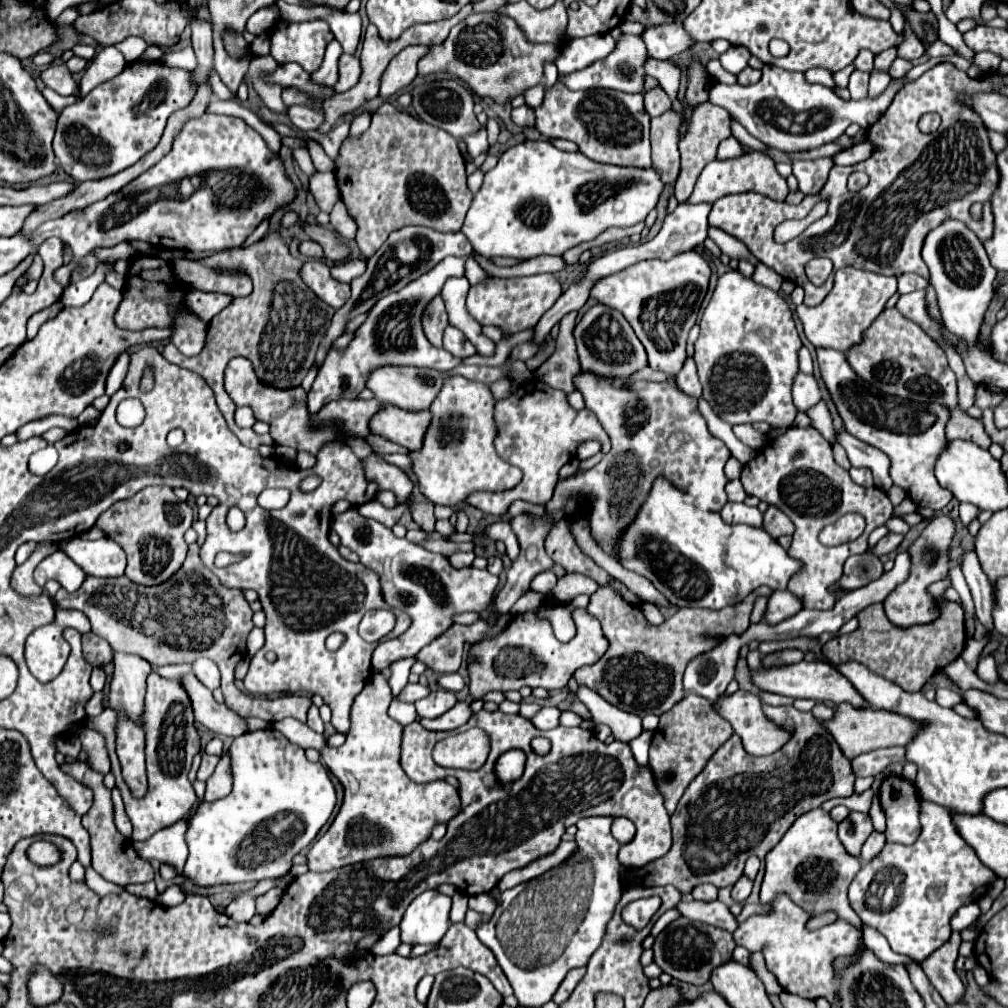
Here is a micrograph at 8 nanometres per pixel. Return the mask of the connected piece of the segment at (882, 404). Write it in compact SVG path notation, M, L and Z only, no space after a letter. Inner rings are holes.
M817 349L817 361L821 379L837 407L839 417L843 419L845 431L857 437L859 441L883 451L889 461L889 475L897 487L901 487L915 505L941 511L951 499L951 491L939 487L933 467L939 451L943 451L945 425L949 411L937 403L915 403L895 395L879 395L879 391L863 381L849 365L845 353L831 349ZM855 383L855 385L853 385Z

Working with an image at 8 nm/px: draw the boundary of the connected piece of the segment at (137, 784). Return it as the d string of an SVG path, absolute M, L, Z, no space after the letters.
M113 653L113 665L115 665L115 673L111 679L109 703L119 713L117 755L123 767L123 777L127 779L127 785L131 787L131 793L143 797L147 793L147 773L145 773L145 735L139 725L139 719L143 713L145 679L151 673L151 665L143 657L131 655L131 653Z

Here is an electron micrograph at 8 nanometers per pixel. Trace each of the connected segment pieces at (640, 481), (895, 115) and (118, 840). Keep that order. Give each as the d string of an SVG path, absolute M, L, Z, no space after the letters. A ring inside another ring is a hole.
M581 371L573 377L573 383L575 389L583 395L585 407L597 415L607 435L611 435L613 447L593 469L559 481L551 503L547 503L547 511L565 509L567 515L583 513L587 519L591 519L595 541L613 559L615 543L623 533L623 527L631 523L635 511L643 505L643 499L647 499L651 483L659 475L685 491L695 505L721 511L721 507L727 503L727 477L723 467L731 453L723 441L709 433L703 415L697 411L697 399L683 395L667 381L627 383L623 377L601 379L591 371ZM671 435L681 435L677 439L683 439L677 449L669 447ZM587 495L597 497L591 503L591 513L587 513Z
M951 63L937 65L919 79L907 83L879 123L869 129L867 139L875 139L875 143L879 143L879 151L875 151L871 159L851 167L833 167L825 187L815 195L807 195L799 205L773 201L759 193L725 195L713 203L709 225L737 237L759 263L765 263L781 277L787 277L787 281L803 287L803 303L813 307L819 305L831 291L831 281L815 287L807 279L805 263L813 257L831 259L835 269L853 265L881 275L919 273L927 277L927 267L921 259L921 245L931 227L937 227L943 219L959 219L975 231L981 241L989 239L993 231L989 197L999 183L995 151L989 145L983 121L971 113L971 109L957 103L957 91L965 89L973 93L981 85L983 91L995 91L995 83L987 89L983 77L969 79ZM923 113L941 115L941 125L933 135L925 135L917 129L917 121ZM853 171L865 171L871 179L859 193L847 189L847 177ZM825 197L829 197L829 211L823 219L811 223L799 237L787 243L775 243L773 231L779 223L807 217L813 205ZM973 203L983 205L981 221L975 221L969 213Z
M75 761L75 763L65 763L61 765L63 771L67 771L69 775L73 775L75 779L87 783L87 787L91 787L95 791L95 799L91 809L87 811L87 815L83 815L83 827L91 833L91 849L93 849L93 859L91 859L91 867L107 881L115 883L115 885L129 885L129 883L147 883L153 879L153 867L149 865L149 861L141 859L133 845L131 839L121 835L113 823L113 801L111 801L111 791L105 787L103 783L103 773L91 769L89 763L85 761Z

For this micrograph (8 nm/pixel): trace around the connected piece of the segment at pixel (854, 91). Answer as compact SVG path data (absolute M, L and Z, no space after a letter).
M853 71L851 79L849 79L849 91L853 99L863 99L867 97L867 83L869 83L869 73L865 71Z

